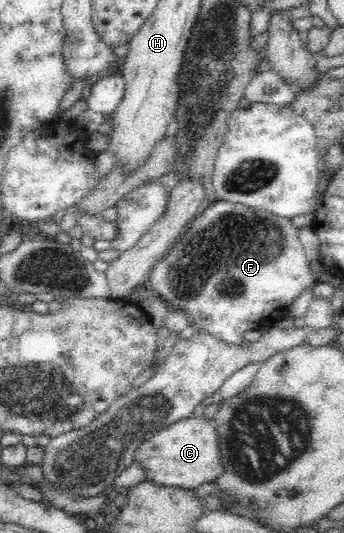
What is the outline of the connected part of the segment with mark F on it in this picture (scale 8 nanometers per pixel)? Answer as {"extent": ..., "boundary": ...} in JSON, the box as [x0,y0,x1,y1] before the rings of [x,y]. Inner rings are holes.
{"extent":[146,200,320,345],"boundary":[[[215,200],[211,204],[204,206],[198,213],[190,220],[185,228],[183,236],[174,244],[172,249],[164,255],[164,257],[155,263],[153,269],[149,272],[149,280],[146,286],[151,286],[151,293],[157,294],[163,301],[167,302],[169,307],[181,309],[187,315],[193,318],[196,324],[197,331],[209,333],[213,337],[231,345],[242,345],[244,342],[244,334],[247,331],[261,330],[263,328],[270,328],[277,322],[286,317],[289,312],[289,307],[293,304],[302,291],[315,288],[320,282],[319,274],[314,274],[312,267],[314,265],[307,260],[305,248],[299,241],[298,228],[291,223],[291,219],[277,216],[276,214],[267,212],[263,209],[251,208],[236,202],[229,202],[224,200]]]}

